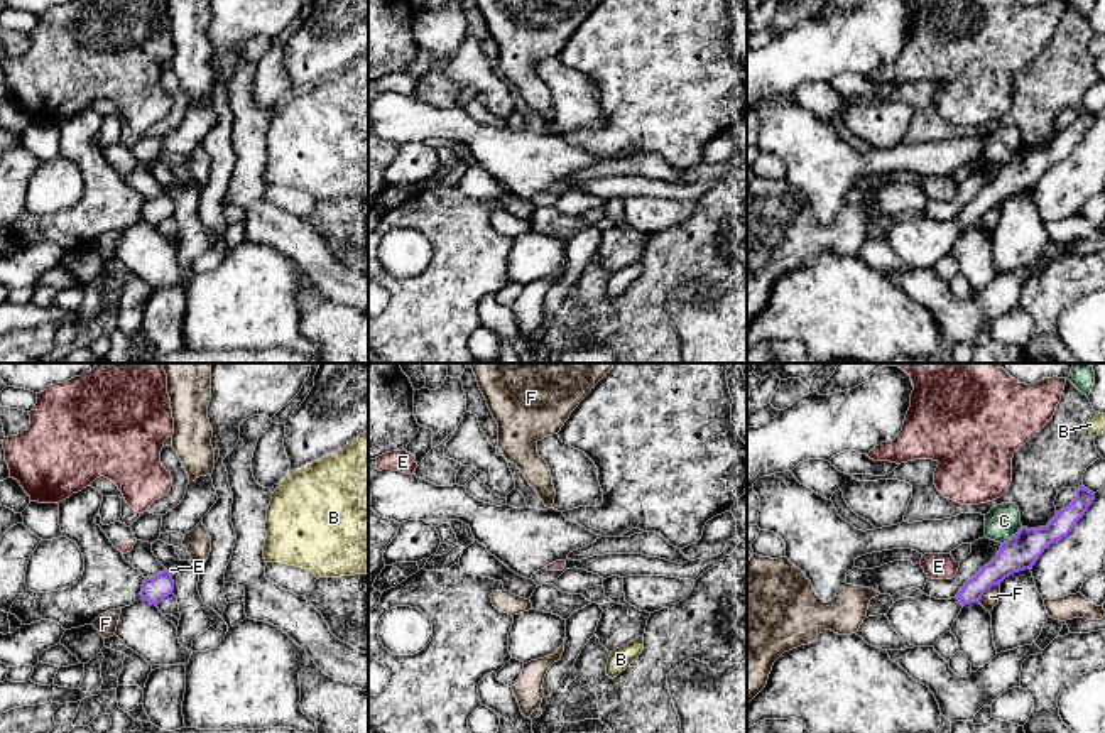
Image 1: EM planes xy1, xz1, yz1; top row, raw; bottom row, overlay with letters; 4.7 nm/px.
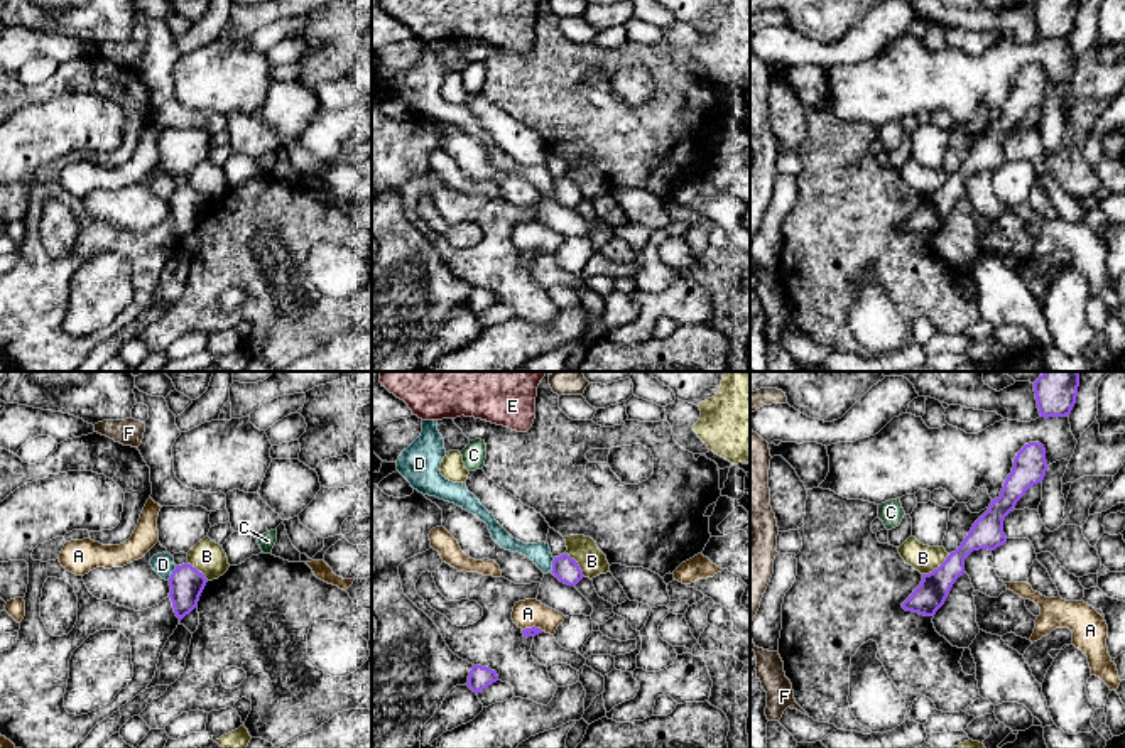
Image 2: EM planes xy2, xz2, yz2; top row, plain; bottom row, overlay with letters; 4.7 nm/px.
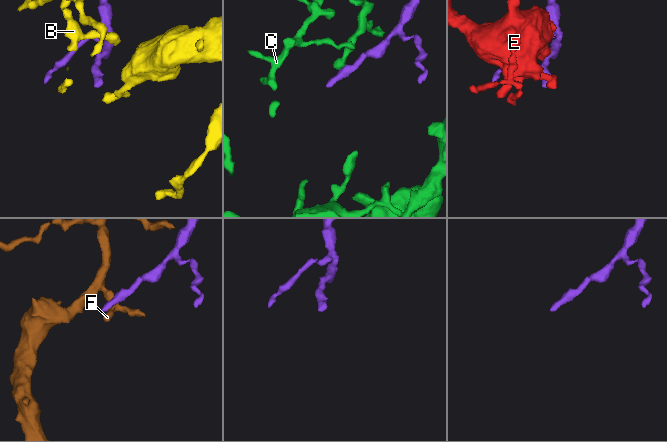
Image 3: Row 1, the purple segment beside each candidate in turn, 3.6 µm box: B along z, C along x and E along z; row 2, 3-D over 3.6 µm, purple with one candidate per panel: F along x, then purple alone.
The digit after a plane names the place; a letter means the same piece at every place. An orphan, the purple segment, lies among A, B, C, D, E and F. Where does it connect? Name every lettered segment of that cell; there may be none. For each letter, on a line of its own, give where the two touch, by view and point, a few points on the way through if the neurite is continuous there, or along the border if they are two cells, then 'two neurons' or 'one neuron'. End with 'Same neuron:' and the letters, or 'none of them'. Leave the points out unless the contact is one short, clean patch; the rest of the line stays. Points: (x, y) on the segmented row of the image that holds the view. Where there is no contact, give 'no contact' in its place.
A: xz2 (532, 627) | along xz2 (522, 628), (534, 627), (543, 630) | two neurons
B: yz2 (938, 568) | along yz2 (950, 554), (936, 568), (923, 574) | two neurons
C: yz1 (1012, 536) | along yz1 (1021, 526), (1002, 544) | two neurons
D: xy2 (173, 573) | two neurons
E: xy1 (169, 573) | along xy1 (168, 571), (171, 575) | two neurons
F: yz1 (987, 588) | along yz1 (999, 581), (979, 602) | two neurons
Same neuron: none of them

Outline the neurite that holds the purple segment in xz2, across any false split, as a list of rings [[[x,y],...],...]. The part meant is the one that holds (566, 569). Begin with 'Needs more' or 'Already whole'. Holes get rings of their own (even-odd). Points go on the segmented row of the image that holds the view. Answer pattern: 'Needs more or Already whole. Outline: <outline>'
Already whole. Outline: [[[568,554],[554,557],[551,572],[568,586],[576,586],[584,577],[578,562]]]

